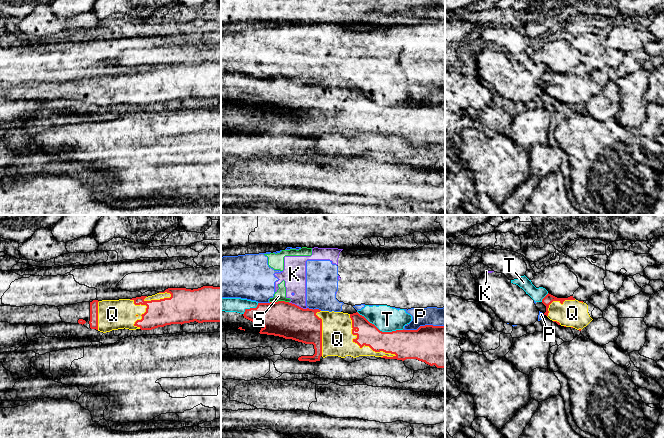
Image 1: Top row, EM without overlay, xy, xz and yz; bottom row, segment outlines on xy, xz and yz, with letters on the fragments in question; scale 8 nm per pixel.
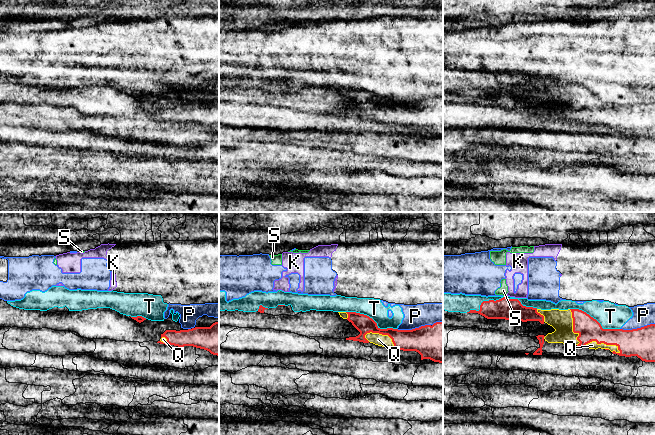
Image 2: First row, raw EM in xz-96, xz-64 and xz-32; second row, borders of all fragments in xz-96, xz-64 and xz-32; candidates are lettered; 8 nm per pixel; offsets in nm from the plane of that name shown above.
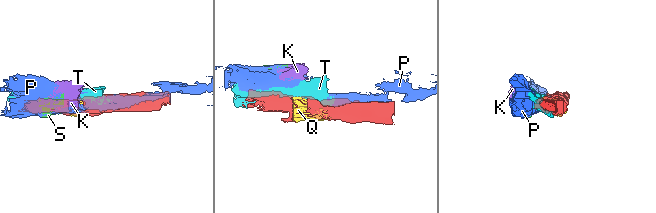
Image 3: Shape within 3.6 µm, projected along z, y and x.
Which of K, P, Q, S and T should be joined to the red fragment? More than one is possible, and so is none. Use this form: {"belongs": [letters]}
{"belongs": ["Q"]}

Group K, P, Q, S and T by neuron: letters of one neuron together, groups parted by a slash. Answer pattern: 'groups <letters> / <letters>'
groups K P S T / Q

